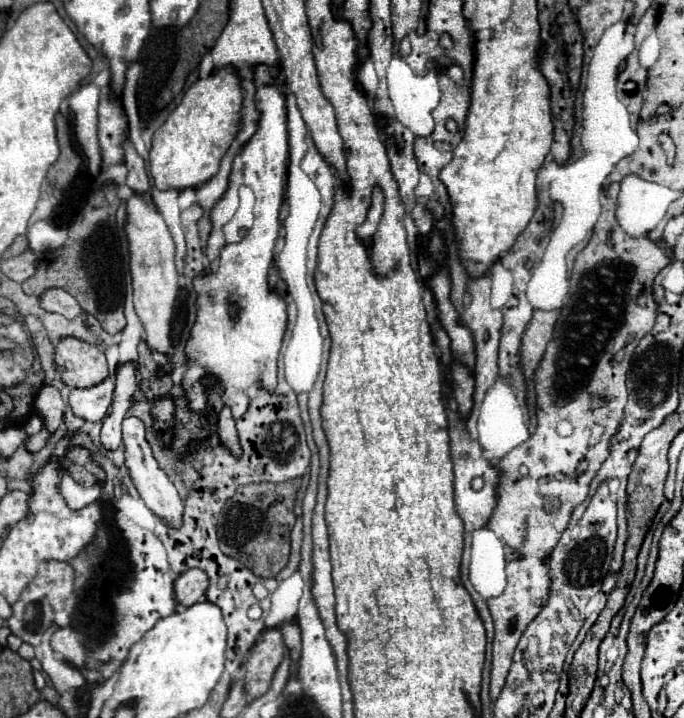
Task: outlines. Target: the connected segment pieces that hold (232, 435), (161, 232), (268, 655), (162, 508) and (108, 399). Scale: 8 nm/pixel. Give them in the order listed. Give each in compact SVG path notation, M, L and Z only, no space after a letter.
M223 408L223 410L219 412L219 422L217 422L217 426L215 426L215 432L217 432L219 440L227 446L227 450L229 450L231 454L235 454L235 456L241 454L241 446L237 444L235 420L233 420L229 408Z
M133 194L127 200L125 236L129 240L129 268L133 280L135 312L145 324L145 340L149 348L155 348L165 354L171 346L169 332L173 320L173 306L179 292L177 270L175 270L175 244L167 230L165 220L161 218L159 210L149 200L149 196Z
M265 630L255 642L251 656L245 662L245 692L249 698L263 696L269 690L271 678L283 660L285 644L279 630Z
M125 416L125 420L121 422L121 430L123 430L123 446L125 446L125 466L131 474L131 480L135 484L139 496L159 518L163 518L169 526L179 528L181 516L183 516L183 500L179 498L173 482L167 478L167 474L159 468L157 460L153 458L151 446L145 438L145 424L135 416Z
M111 378L91 388L73 388L69 394L69 406L75 416L89 422L101 422L113 402L113 390L115 382Z

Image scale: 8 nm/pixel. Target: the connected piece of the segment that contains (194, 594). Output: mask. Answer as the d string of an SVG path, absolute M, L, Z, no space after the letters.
M189 568L177 576L177 602L191 606L199 602L209 586L209 578L199 568Z

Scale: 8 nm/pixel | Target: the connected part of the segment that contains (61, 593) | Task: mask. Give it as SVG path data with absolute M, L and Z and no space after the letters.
M45 560L39 570L37 576L33 578L33 582L23 590L23 594L19 596L19 600L11 606L13 614L7 620L9 630L19 636L23 642L37 646L41 642L41 634L53 624L53 616L57 610L65 608L65 600L71 596L73 592L73 568L69 562L59 562L59 560Z

